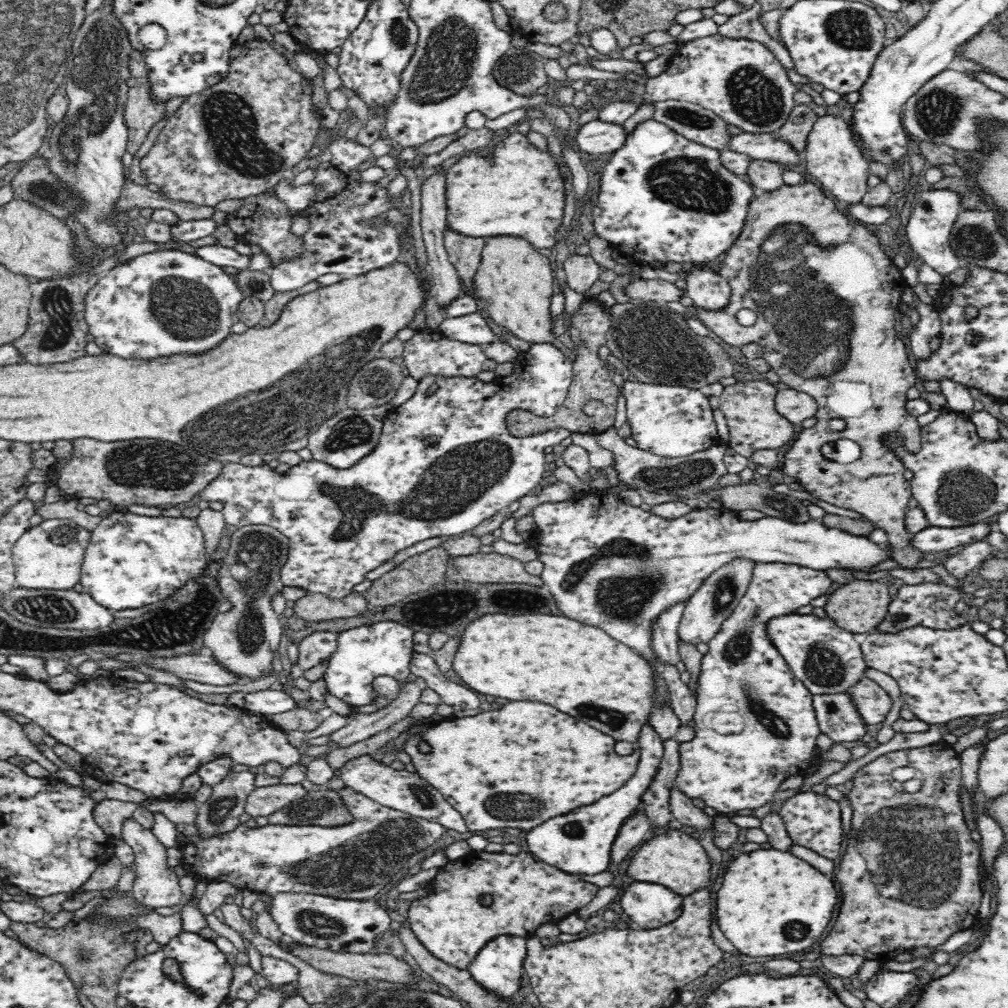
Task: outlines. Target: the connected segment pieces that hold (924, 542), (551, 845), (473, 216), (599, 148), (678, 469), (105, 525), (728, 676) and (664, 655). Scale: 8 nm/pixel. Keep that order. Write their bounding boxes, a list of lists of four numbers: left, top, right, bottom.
[[909,522,995,552],[526,722,664,875],[446,130,564,250],[572,119,626,157],[594,425,726,498],[79,511,207,609],[674,562,833,816],[650,601,686,666]]

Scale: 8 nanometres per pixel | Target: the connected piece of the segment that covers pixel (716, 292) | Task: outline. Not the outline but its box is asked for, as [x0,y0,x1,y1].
[681,265,730,311]

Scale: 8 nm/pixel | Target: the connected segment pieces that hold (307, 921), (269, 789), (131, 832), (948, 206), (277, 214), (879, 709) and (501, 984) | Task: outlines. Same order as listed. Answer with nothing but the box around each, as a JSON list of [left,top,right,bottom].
[[265,893,391,952],[244,783,306,817],[121,817,185,909],[906,186,966,276],[226,189,305,269],[850,676,894,725],[468,934,527,997]]

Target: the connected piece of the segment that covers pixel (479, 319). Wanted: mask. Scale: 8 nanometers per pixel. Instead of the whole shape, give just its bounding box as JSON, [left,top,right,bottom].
[439,311,498,346]

